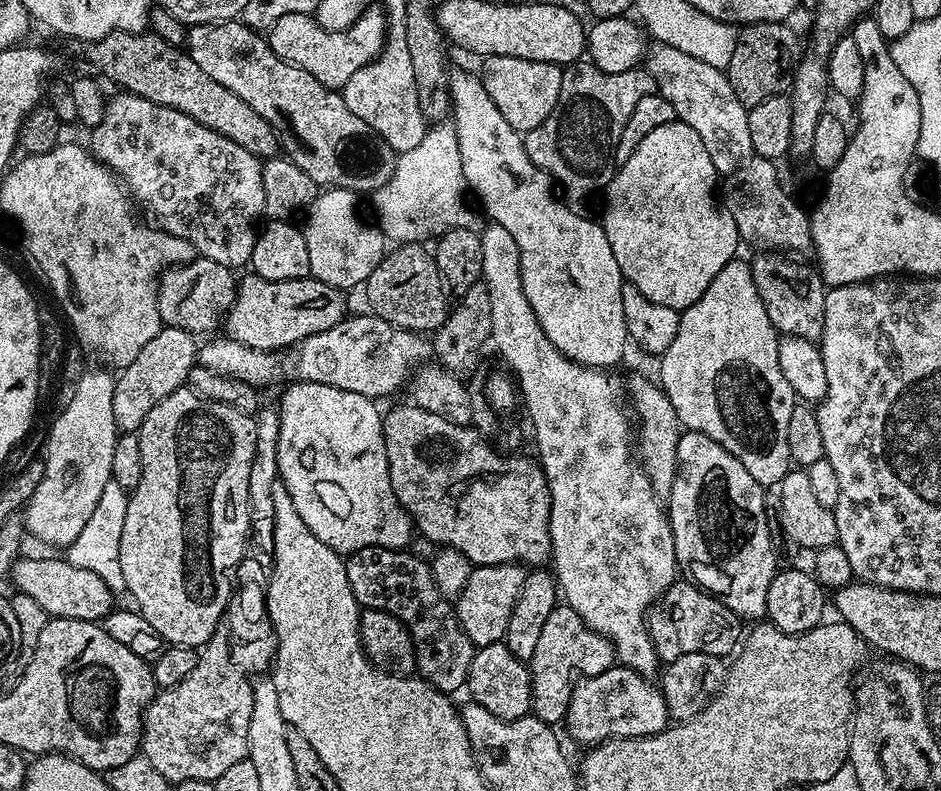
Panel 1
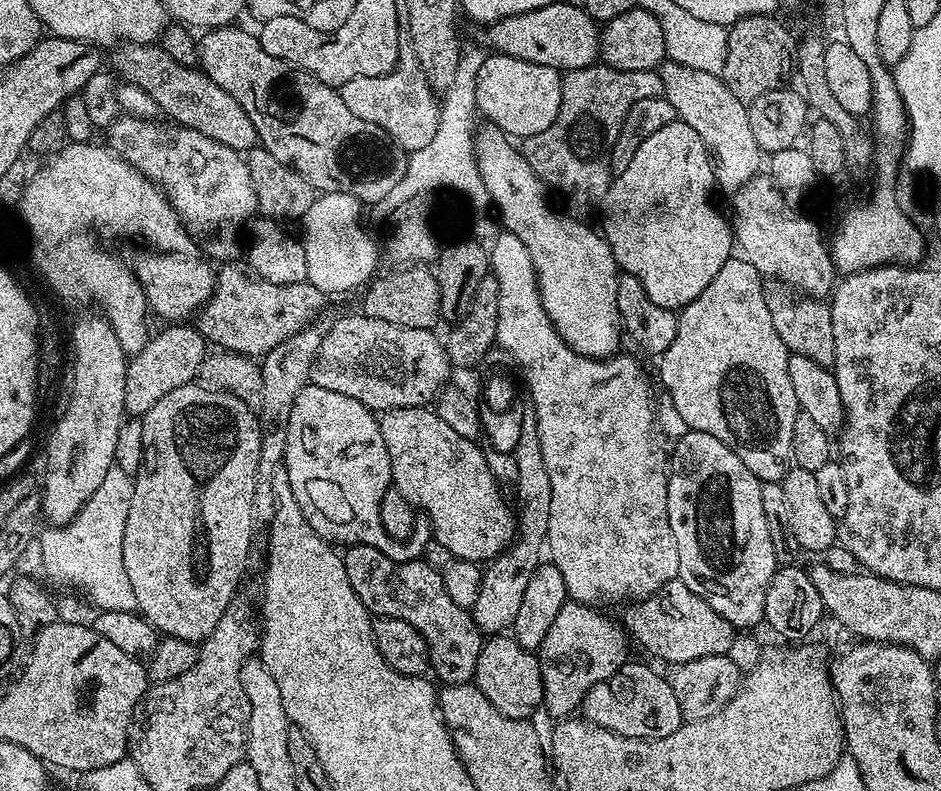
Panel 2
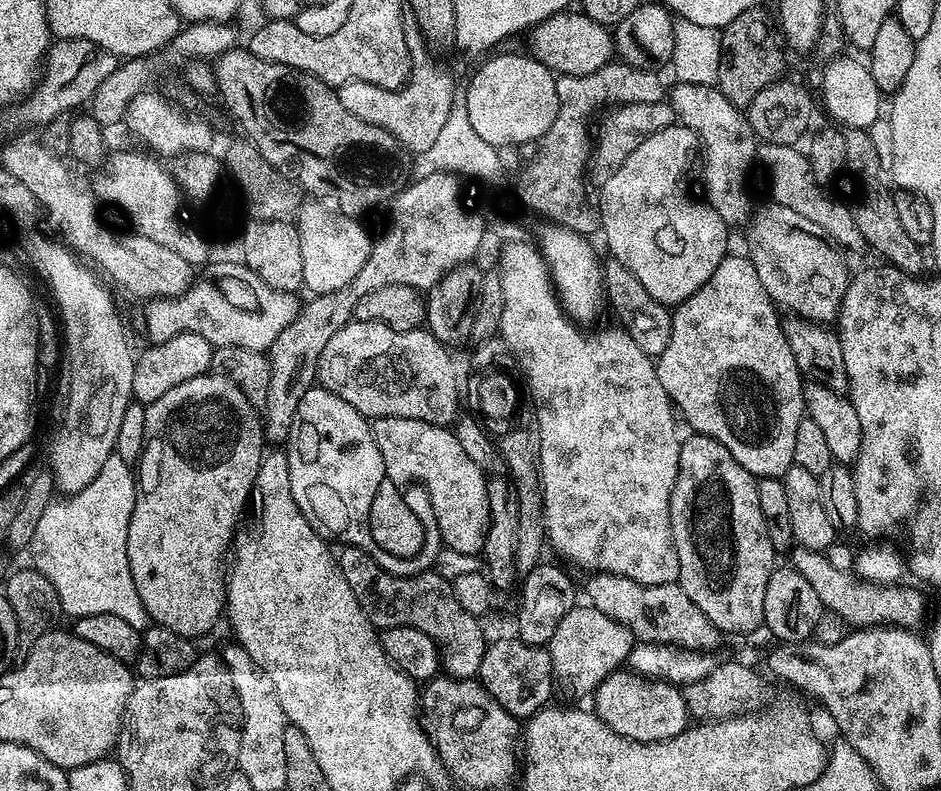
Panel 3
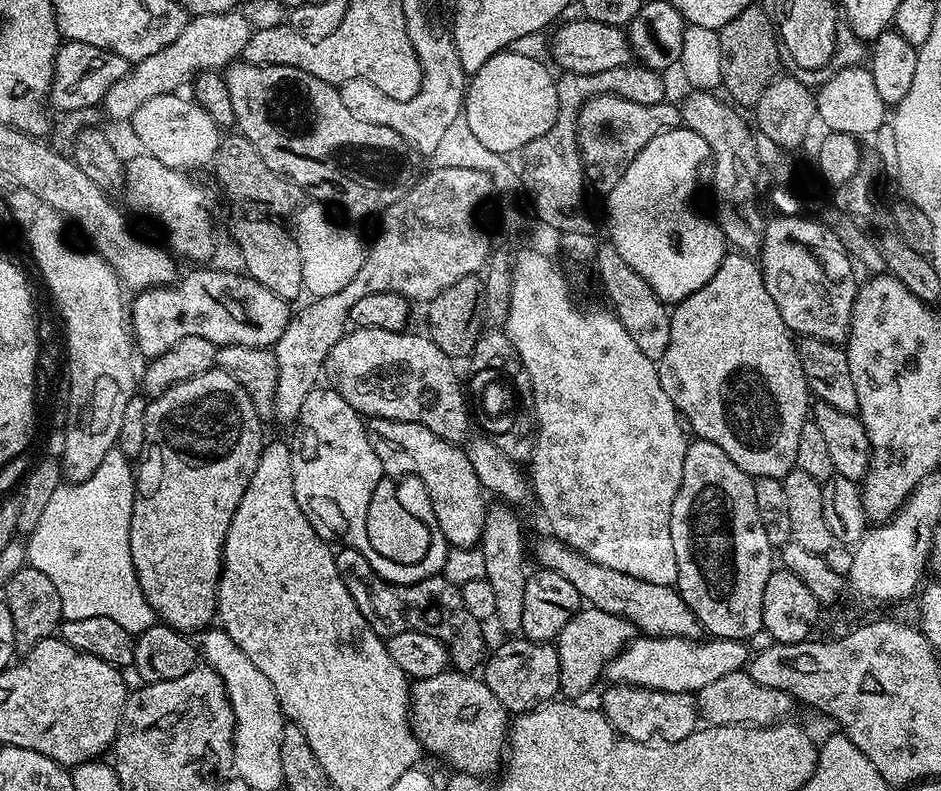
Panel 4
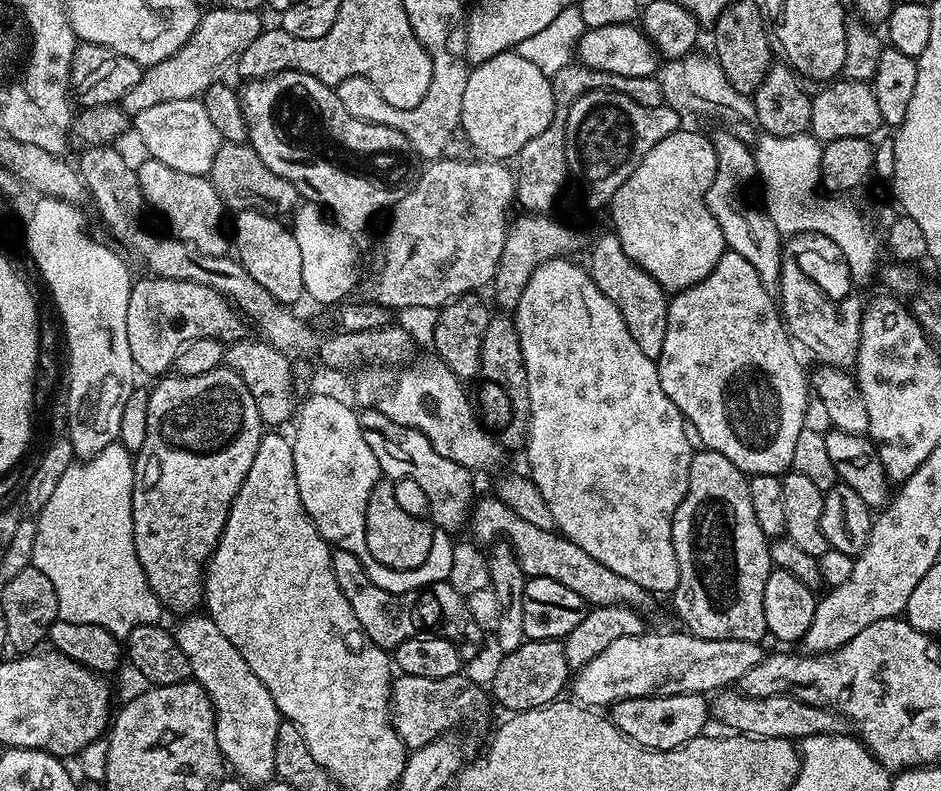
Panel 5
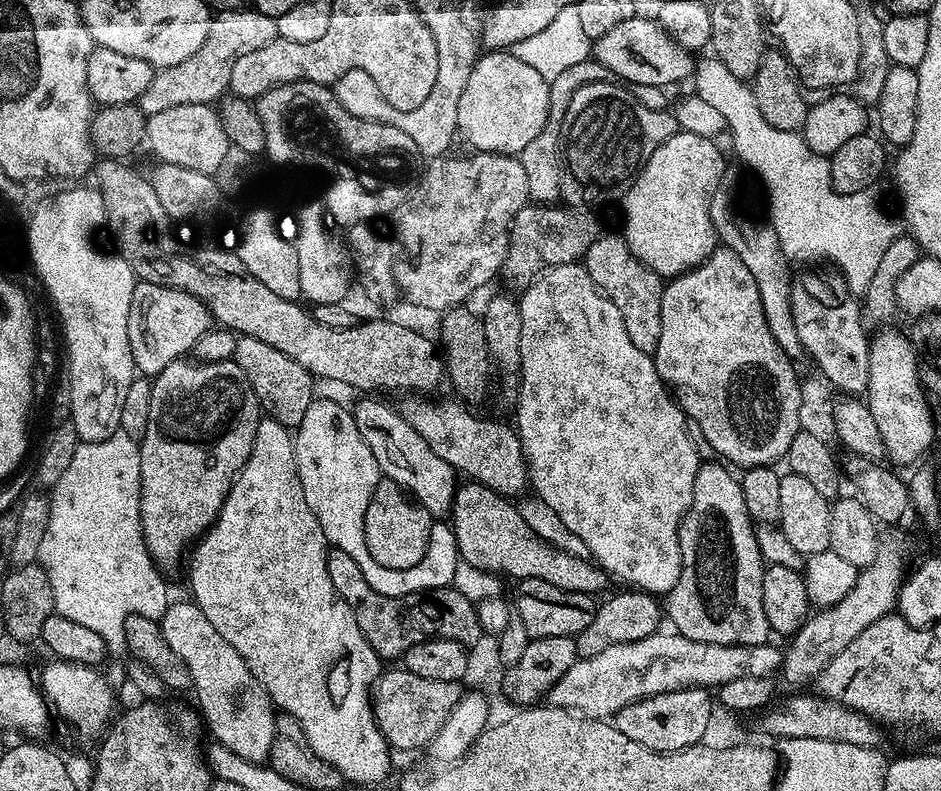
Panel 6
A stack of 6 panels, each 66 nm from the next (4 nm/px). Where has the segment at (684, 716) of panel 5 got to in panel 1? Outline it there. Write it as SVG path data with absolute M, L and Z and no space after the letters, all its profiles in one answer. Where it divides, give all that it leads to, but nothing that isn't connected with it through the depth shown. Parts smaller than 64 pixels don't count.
M613 666L607 672L594 677L584 677L577 681L570 698L566 717L568 732L583 746L603 744L606 740L627 740L637 736L653 736L669 727L670 717L666 698L659 687L649 677L639 676L634 670L623 666Z

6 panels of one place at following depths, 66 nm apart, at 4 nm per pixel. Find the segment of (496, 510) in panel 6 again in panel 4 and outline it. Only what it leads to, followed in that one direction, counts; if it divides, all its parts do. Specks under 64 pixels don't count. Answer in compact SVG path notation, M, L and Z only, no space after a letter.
M551 534L545 536L545 540L540 540L536 544L537 565L546 570L554 570L554 574L562 574L562 578L566 578L566 582L571 582L574 590L578 590L591 607L617 615L620 619L628 619L636 627L637 633L645 636L701 639L702 629L698 618L694 610L686 606L686 602L675 587L651 584L642 578L622 574L622 570L610 570L610 566L594 564L581 552L566 546L555 536Z

